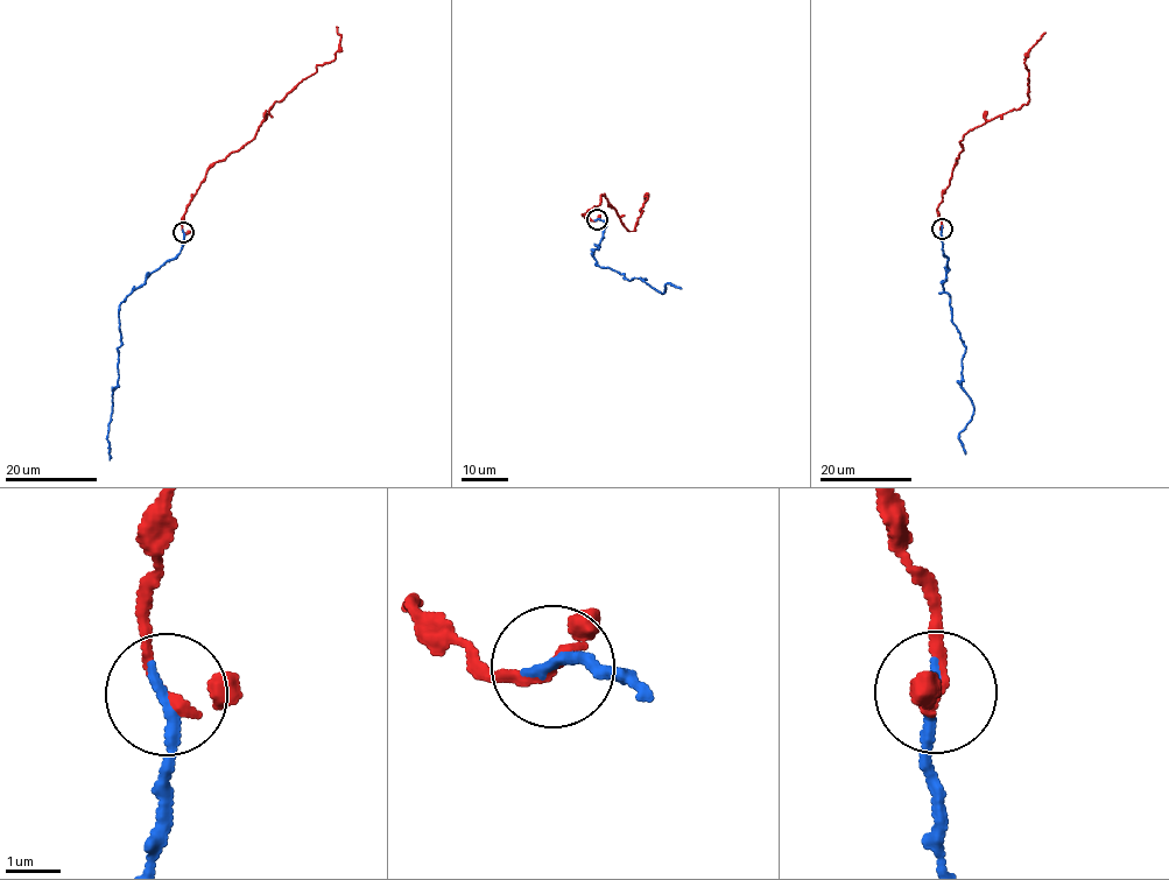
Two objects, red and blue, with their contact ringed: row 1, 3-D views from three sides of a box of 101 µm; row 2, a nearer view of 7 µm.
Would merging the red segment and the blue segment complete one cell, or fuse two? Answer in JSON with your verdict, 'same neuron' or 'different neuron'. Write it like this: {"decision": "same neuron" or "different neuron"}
{"decision": "same neuron"}

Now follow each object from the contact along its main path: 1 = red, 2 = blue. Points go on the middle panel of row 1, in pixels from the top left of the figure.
1: (596, 219), (583, 215), (599, 205), (605, 194), (627, 230), (633, 231), (647, 196), (641, 212)
2: (596, 219), (605, 223), (596, 266), (629, 281), (645, 279), (661, 293), (664, 284), (681, 289)

